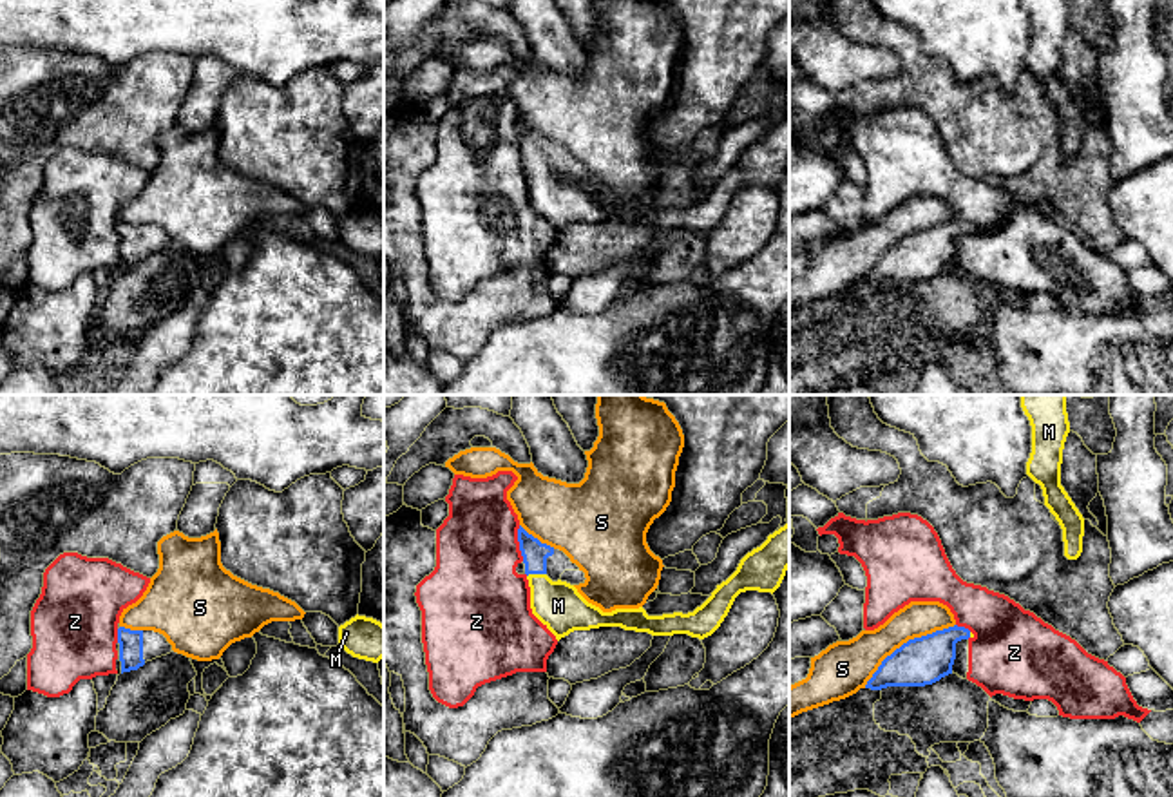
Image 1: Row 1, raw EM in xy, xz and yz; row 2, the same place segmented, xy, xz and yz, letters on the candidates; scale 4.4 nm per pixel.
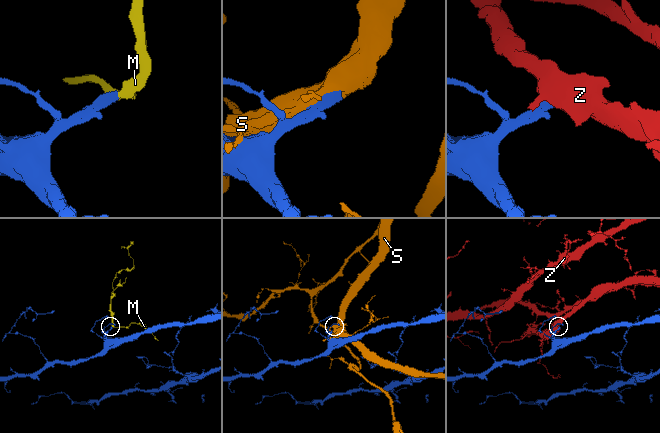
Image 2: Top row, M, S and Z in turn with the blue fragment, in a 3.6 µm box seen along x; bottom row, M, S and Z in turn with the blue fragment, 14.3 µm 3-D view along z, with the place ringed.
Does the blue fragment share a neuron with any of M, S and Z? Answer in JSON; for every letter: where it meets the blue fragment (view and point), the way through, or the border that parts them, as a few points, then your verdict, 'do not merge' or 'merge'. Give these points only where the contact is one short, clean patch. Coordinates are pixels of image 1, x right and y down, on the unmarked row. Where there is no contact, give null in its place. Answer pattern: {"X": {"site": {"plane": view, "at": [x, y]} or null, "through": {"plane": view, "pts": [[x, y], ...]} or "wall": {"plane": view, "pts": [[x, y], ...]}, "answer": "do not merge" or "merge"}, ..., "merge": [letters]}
{"M": {"site": {"plane": "xz", "at": [536, 167]}, "through": {"plane": "xz", "pts": [[534, 147], [536, 167], [542, 183], [558, 200]]}, "answer": "merge"}, "S": {"site": {"plane": "yz", "at": [907, 236]}, "answer": "do not merge"}, "Z": {"site": {"plane": "xz", "at": [520, 138]}, "wall": {"plane": "xz", "pts": [[518, 120], [518, 144], [524, 154]]}, "answer": "do not merge"}, "merge": ["M"]}

